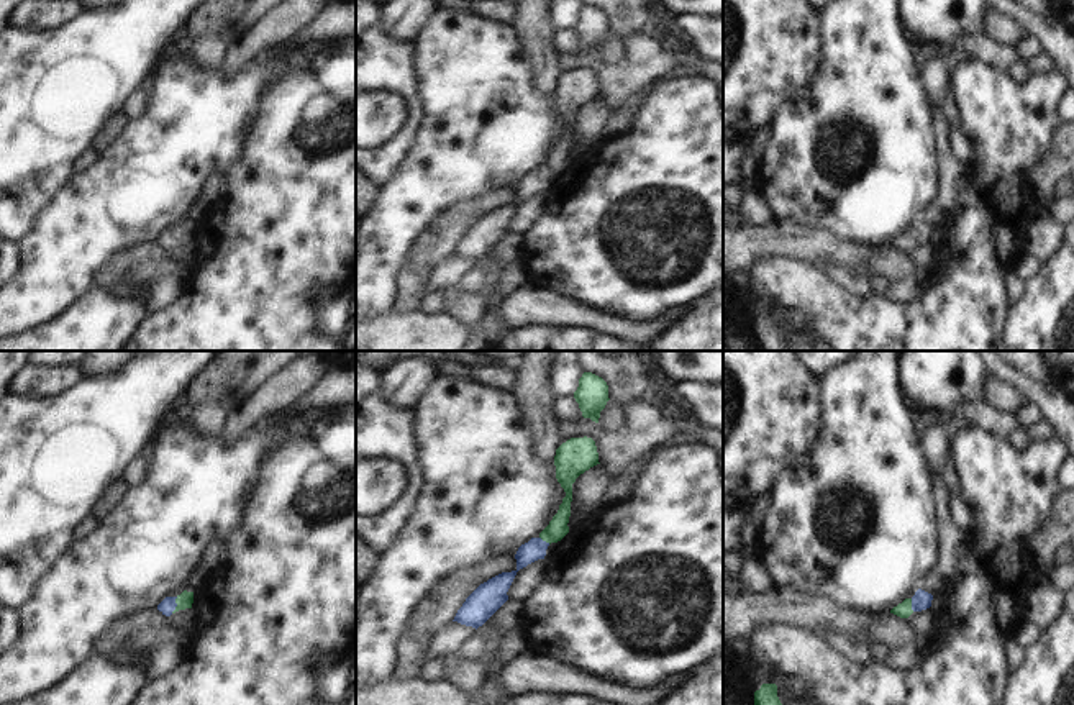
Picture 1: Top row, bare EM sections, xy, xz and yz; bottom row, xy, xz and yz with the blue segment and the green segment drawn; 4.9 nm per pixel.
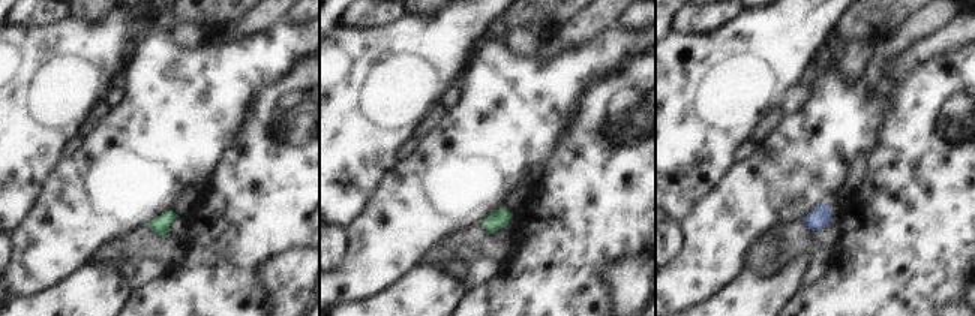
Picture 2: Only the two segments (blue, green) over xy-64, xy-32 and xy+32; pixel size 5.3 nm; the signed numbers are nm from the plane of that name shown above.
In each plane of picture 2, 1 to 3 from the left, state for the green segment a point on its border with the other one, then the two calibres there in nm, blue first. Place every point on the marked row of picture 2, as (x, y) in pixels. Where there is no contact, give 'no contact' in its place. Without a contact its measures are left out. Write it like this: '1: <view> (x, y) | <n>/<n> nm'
1: no contact
2: no contact
3: no contact

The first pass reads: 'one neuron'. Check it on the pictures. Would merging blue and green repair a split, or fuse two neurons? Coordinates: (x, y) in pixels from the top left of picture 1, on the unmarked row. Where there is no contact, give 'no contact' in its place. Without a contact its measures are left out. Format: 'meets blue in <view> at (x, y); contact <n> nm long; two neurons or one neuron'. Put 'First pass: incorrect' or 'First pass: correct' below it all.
meets blue in xy at (176, 238); contact 90 nm long; one neuron
First pass: correct

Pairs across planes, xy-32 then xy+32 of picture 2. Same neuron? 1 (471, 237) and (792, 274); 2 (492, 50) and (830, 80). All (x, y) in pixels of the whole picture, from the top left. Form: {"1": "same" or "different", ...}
{"1": "different", "2": "same"}

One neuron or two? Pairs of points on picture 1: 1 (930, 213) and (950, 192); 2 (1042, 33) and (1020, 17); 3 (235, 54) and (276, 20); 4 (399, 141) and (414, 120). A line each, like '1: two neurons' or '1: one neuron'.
1: one neuron
2: one neuron
3: one neuron
4: one neuron

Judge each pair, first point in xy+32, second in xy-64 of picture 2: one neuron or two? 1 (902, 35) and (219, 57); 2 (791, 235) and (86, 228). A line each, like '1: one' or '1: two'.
1: two
2: two

